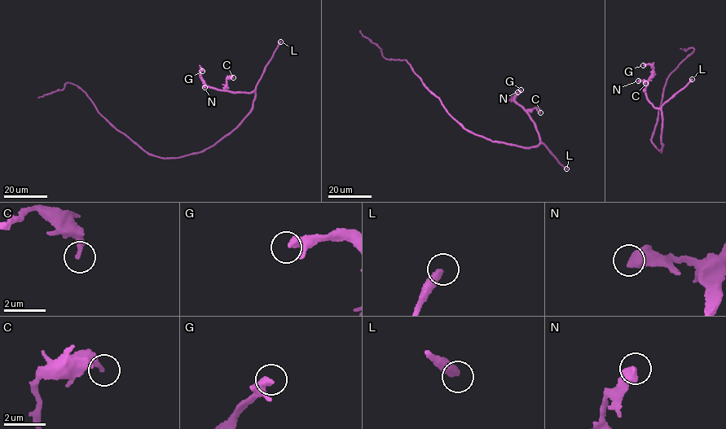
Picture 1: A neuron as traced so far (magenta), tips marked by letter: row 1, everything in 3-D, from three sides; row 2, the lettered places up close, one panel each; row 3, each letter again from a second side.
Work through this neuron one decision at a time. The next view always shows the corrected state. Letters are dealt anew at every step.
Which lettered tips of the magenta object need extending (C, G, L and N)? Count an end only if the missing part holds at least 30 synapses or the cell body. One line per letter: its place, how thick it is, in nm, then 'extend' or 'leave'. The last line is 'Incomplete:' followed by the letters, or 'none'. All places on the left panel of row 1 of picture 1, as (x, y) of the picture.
C: at (233, 77); 240 nm thick; leave
G: at (202, 71); 280 nm thick; leave
L: at (280, 41); 400 nm thick; extend
N: at (204, 87); 550 nm thick; leave
Incomplete: L

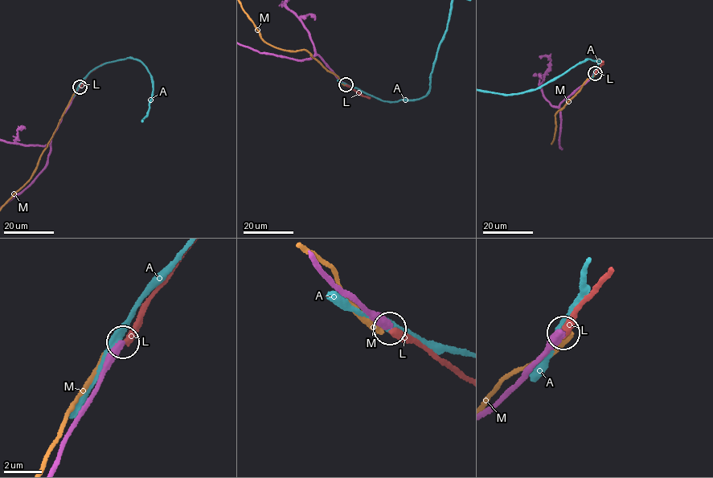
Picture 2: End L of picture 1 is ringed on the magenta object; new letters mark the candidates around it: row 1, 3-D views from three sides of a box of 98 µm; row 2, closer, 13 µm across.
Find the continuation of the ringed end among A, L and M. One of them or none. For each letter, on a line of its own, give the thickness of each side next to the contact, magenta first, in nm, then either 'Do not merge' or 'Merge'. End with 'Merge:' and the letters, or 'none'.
A: Thickness 550 nm (magenta) against 360 nm. Do not merge
L: Thickness 420 nm (magenta) against 380 nm. Do not merge
M: Thickness 550 nm (magenta) against 500 nm. Do not merge
Merge: none

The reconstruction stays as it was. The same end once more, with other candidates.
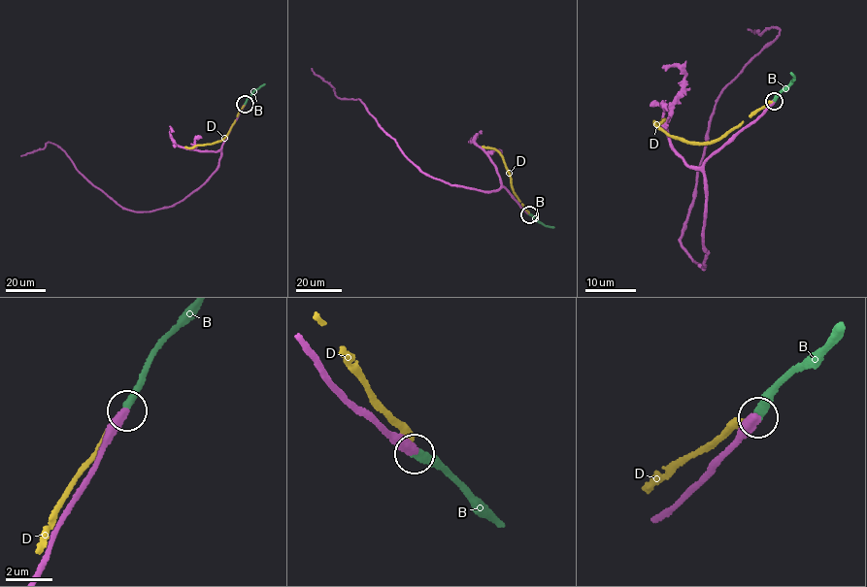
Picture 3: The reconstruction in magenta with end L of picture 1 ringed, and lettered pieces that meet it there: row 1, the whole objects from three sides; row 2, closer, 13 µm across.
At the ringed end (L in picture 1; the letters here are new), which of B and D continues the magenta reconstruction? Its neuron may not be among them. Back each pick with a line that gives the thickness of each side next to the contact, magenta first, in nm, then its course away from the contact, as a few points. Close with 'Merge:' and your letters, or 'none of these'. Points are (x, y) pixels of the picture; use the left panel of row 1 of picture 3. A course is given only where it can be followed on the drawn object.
B: 420 nm thick on the magenta side, 340 nm on the other; it runs (245, 104), (251, 93), (264, 83)
Merge: B

